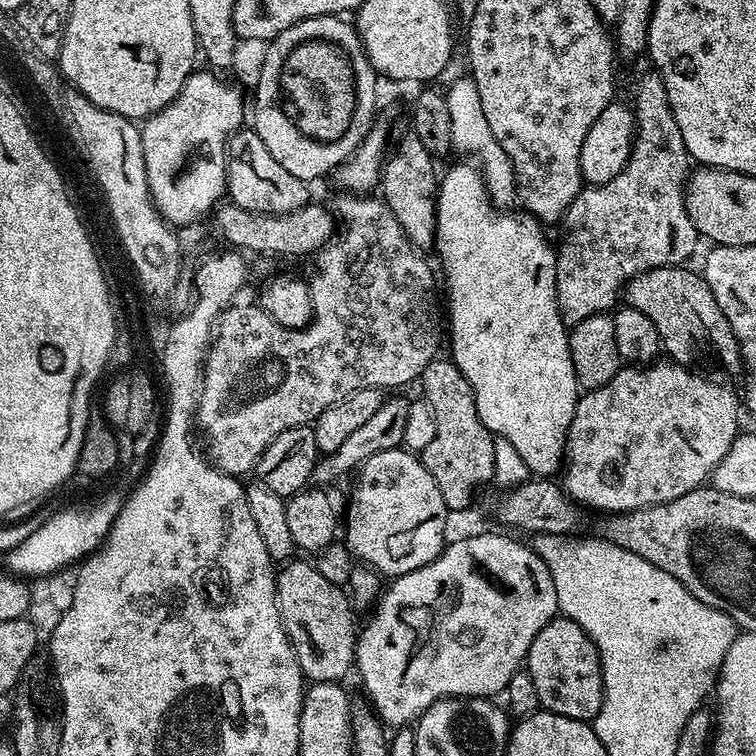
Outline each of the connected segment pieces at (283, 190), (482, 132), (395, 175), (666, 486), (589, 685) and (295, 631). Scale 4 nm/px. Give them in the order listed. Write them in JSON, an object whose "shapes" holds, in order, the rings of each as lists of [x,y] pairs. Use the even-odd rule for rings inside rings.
{"shapes":[[[[244,126],[232,133],[226,145],[226,163],[228,165],[228,186],[226,196],[229,201],[242,210],[250,210],[258,214],[290,214],[309,203],[309,185],[305,181],[294,178],[266,150],[262,138],[251,127]]],[[[464,74],[458,77],[449,88],[446,88],[444,97],[450,110],[450,138],[453,149],[464,155],[461,157],[471,158],[478,165],[487,199],[501,210],[511,209],[517,203],[514,168],[506,150],[502,150],[498,138],[494,138],[490,125],[486,123],[486,113],[482,111],[482,98],[478,98],[478,86],[471,75]]],[[[405,134],[400,141],[391,145],[380,174],[379,191],[384,204],[398,219],[413,248],[426,252],[435,245],[436,239],[436,193],[438,191],[437,161],[418,142],[418,138]]],[[[653,362],[647,366],[621,367],[606,386],[585,391],[575,401],[570,430],[566,434],[566,463],[562,468],[562,476],[564,472],[562,488],[571,500],[576,501],[585,509],[591,510],[593,508],[594,511],[600,512],[599,514],[619,514],[633,512],[639,508],[653,508],[666,502],[674,502],[674,498],[682,498],[682,494],[690,494],[690,490],[701,487],[711,477],[718,462],[726,456],[726,450],[730,450],[730,446],[736,441],[736,437],[741,431],[740,412],[742,416],[742,404],[737,393],[735,396],[726,385],[719,384],[716,380],[707,380],[706,377],[691,372],[693,370],[691,367],[675,362],[660,363]]],[[[557,618],[542,626],[528,651],[526,671],[534,678],[541,709],[575,720],[595,720],[604,697],[600,655],[578,622]]],[[[293,558],[281,568],[284,569],[276,572],[276,601],[305,681],[318,684],[343,681],[343,676],[348,671],[351,673],[356,663],[358,639],[357,613],[349,593],[341,585],[330,582],[330,578],[322,578],[315,563]]]]}

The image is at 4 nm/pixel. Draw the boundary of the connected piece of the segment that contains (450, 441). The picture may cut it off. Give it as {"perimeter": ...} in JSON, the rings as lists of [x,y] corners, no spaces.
{"perimeter":[[[451,359],[431,360],[418,378],[422,399],[434,406],[434,419],[438,422],[434,439],[422,454],[430,478],[438,482],[442,490],[442,502],[446,502],[449,513],[456,514],[472,504],[480,484],[494,477],[494,437],[488,427],[478,418],[476,392],[470,382],[453,364]]]}

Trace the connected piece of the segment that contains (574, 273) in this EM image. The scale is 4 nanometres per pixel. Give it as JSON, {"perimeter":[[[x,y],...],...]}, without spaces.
{"perimeter":[[[647,71],[641,74],[636,84],[636,97],[630,100],[630,107],[636,114],[636,130],[632,153],[622,174],[605,184],[581,187],[562,219],[564,233],[560,236],[556,258],[556,307],[568,326],[599,312],[611,313],[629,280],[646,270],[683,265],[696,248],[698,233],[684,205],[684,185],[690,175],[686,142],[682,142],[682,130],[678,130],[678,122],[674,122],[674,110],[670,110],[664,80],[659,71]]]}

